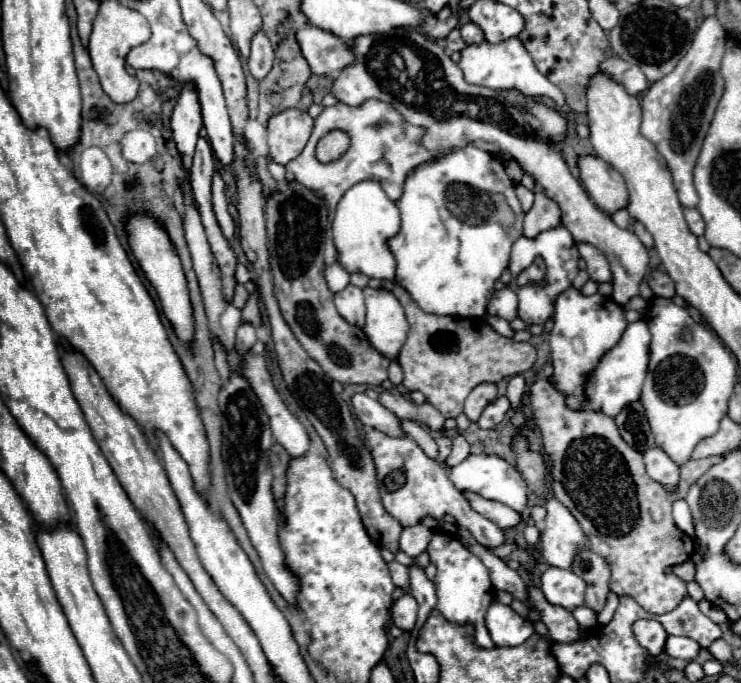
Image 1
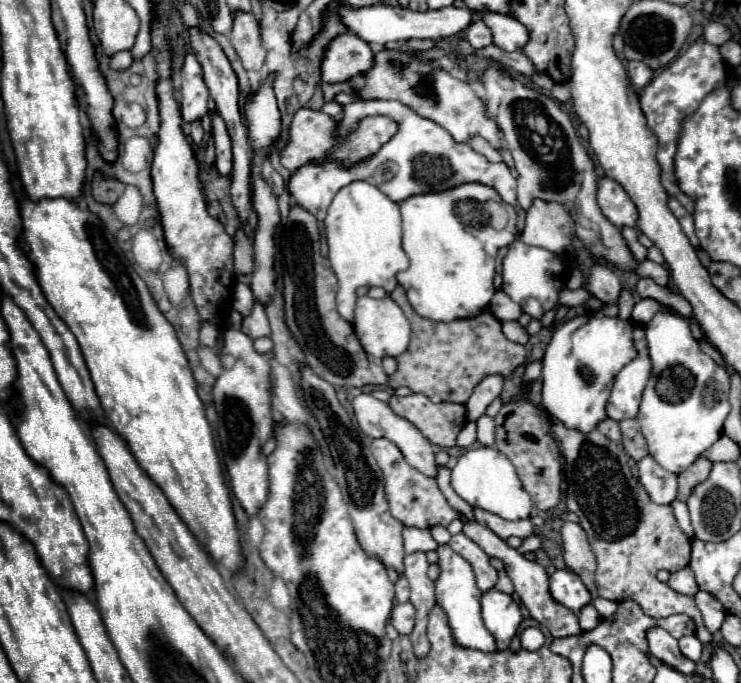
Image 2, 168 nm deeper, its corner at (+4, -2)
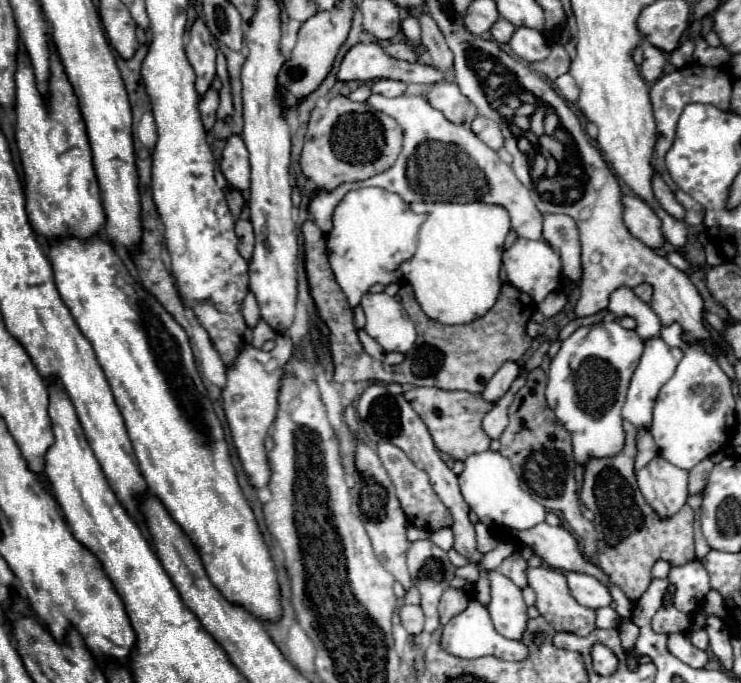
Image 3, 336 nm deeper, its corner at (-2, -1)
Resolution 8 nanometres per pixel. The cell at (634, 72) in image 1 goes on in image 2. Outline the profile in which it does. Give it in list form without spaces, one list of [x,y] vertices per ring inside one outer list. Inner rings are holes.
[[[626,62],[626,72],[628,72],[628,78],[630,78],[630,82],[632,82],[634,88],[644,88],[650,82],[652,74],[654,74],[642,62]]]

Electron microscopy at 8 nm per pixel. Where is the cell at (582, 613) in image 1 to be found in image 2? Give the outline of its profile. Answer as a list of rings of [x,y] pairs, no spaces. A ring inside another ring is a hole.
[[[588,604],[588,606],[584,606],[584,608],[578,612],[578,622],[580,622],[580,628],[582,628],[584,632],[588,632],[588,630],[594,630],[594,628],[598,626],[600,616],[598,616],[596,608],[594,608],[592,604]]]

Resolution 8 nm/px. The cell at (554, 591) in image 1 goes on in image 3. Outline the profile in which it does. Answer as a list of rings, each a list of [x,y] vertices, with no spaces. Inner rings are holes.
[[[566,573],[570,591],[574,599],[590,609],[600,609],[612,603],[612,595],[606,585],[602,585],[596,577],[584,575],[584,573]]]

